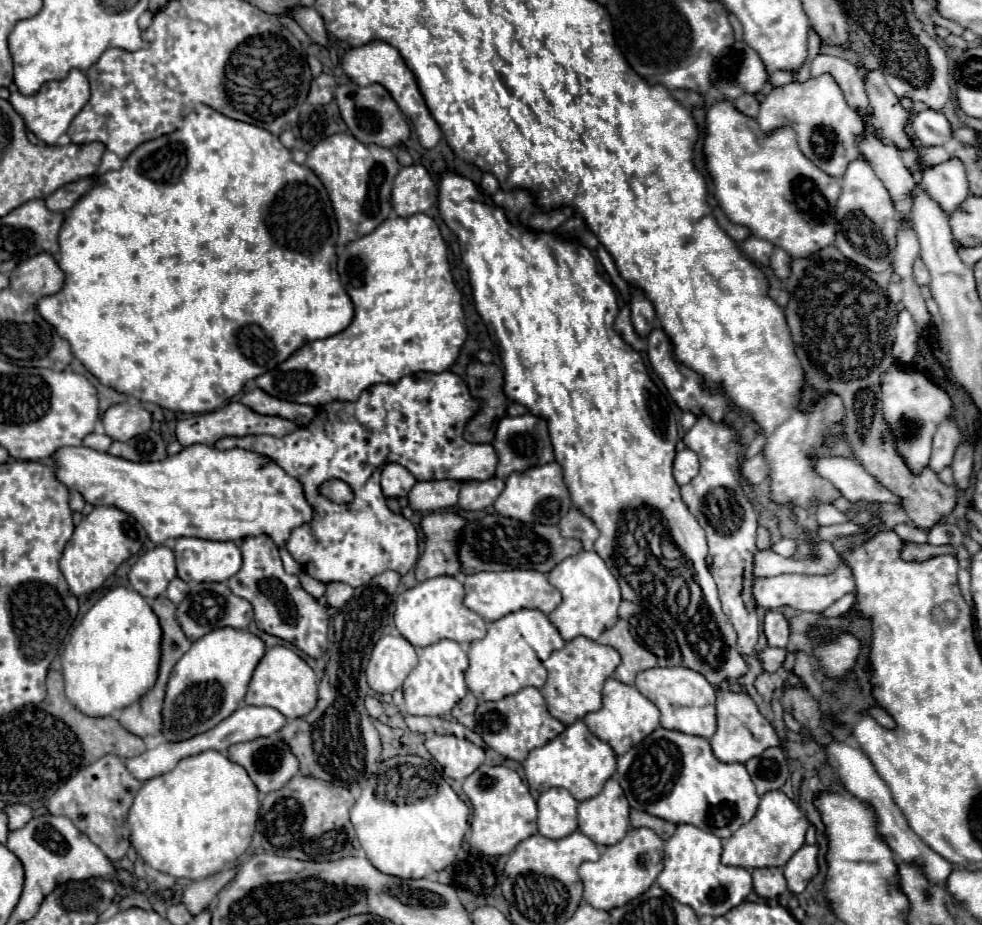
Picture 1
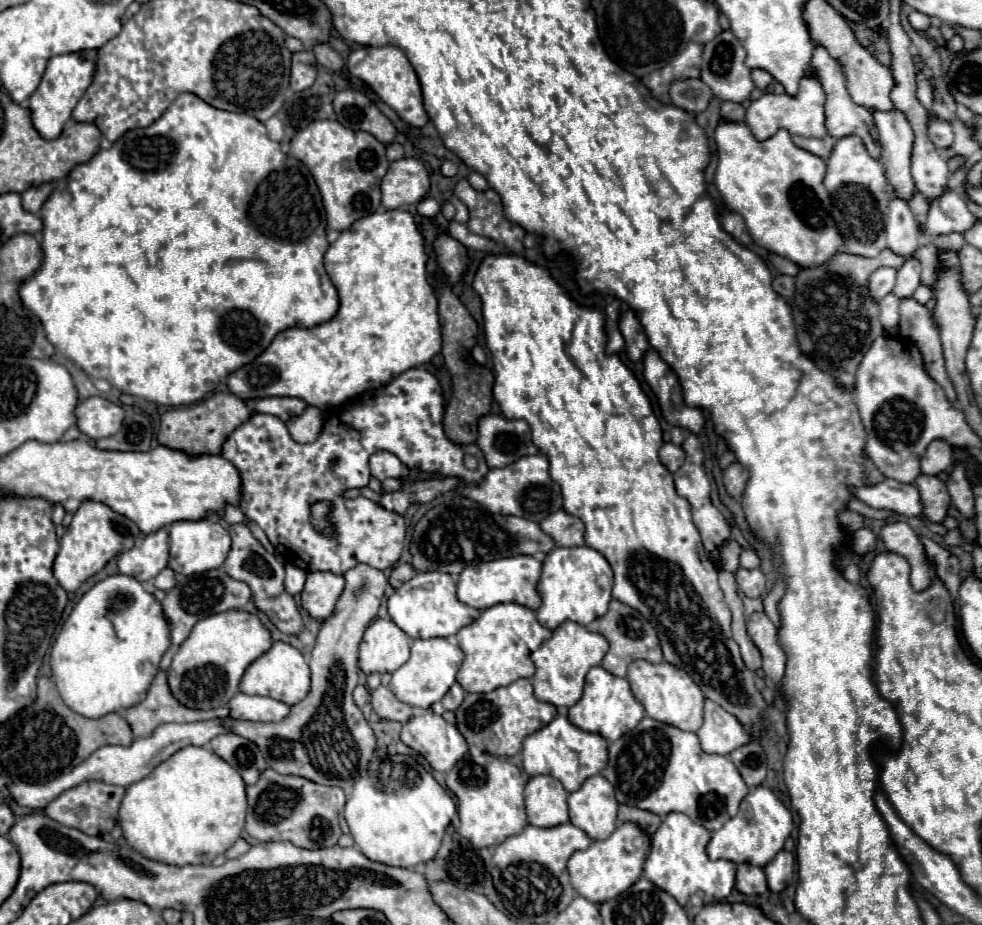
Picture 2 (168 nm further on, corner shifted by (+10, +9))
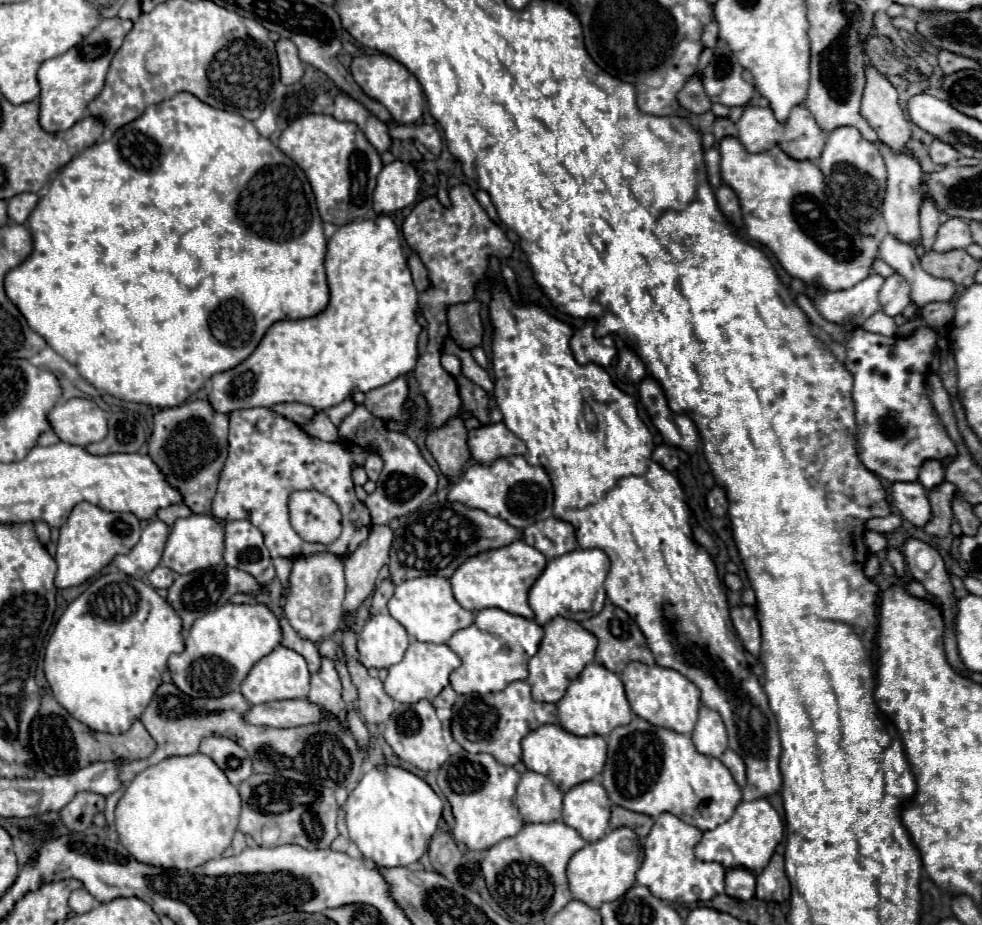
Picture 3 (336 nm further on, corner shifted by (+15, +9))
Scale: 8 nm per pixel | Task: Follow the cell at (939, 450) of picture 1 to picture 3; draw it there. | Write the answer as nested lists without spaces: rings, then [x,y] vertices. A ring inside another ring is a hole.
[[[926,461],[920,469],[920,477],[918,481],[926,487],[926,491],[932,491],[934,487],[938,487],[944,481],[944,467],[940,465],[940,461]]]

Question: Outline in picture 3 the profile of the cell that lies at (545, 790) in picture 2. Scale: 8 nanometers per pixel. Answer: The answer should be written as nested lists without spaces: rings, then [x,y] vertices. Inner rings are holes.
[[[536,771],[522,775],[514,803],[524,823],[550,823],[560,819],[560,789]]]

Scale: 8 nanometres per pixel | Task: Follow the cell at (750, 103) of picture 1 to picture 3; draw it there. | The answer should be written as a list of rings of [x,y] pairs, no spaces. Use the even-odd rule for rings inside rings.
[[[716,119],[712,133],[716,137],[716,143],[720,143],[724,137],[736,137],[736,125],[730,119]]]

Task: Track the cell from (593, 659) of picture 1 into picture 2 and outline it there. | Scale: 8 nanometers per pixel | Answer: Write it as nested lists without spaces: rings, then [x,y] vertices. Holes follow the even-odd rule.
[[[565,621],[553,631],[549,641],[543,641],[539,649],[531,653],[531,659],[537,667],[535,675],[531,677],[535,697],[555,707],[575,705],[583,695],[585,677],[589,669],[595,665],[601,665],[607,649],[609,649],[609,643],[605,637],[601,637],[599,633],[589,633],[583,625],[577,625],[573,621]]]

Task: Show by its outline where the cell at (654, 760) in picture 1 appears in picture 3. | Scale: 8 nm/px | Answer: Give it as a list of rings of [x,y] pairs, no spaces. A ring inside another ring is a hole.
[[[632,717],[628,725],[616,727],[606,741],[608,761],[600,781],[608,797],[624,809],[650,817],[672,813],[684,823],[708,831],[728,821],[742,801],[742,791],[732,781],[728,769],[724,769],[724,763],[698,753],[690,735],[654,727],[640,717]]]

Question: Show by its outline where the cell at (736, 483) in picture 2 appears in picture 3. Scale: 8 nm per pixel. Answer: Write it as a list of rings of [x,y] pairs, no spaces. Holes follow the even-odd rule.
[[[714,487],[714,489],[708,493],[706,507],[710,509],[710,513],[712,513],[714,517],[724,517],[724,515],[726,515],[726,509],[728,509],[728,501],[726,501],[724,489]]]

